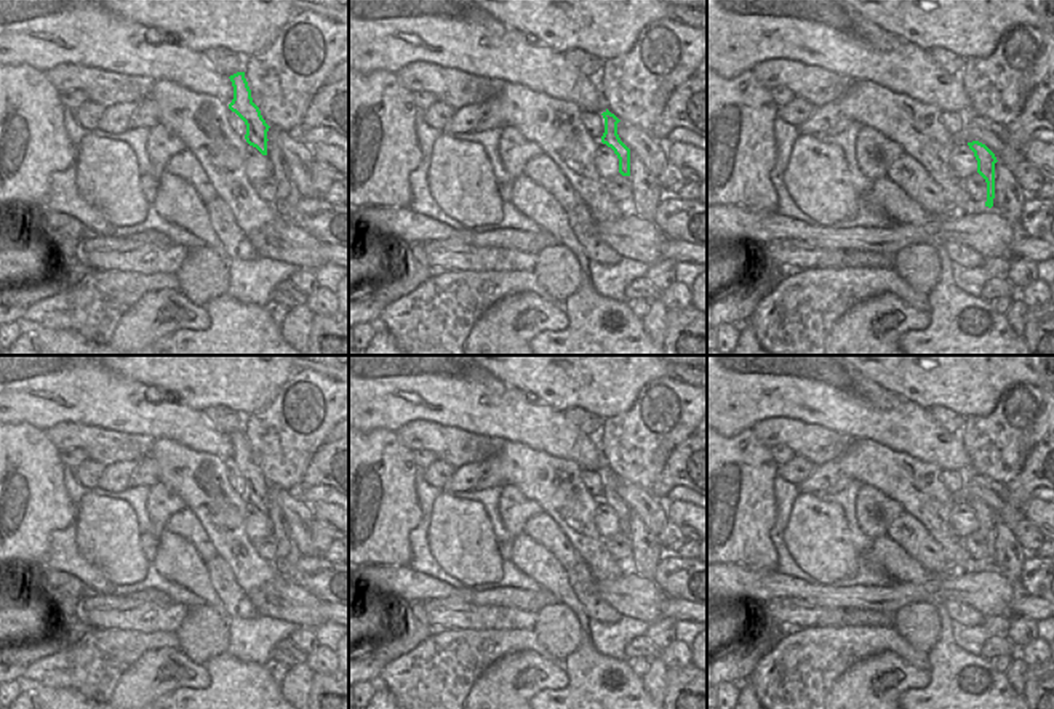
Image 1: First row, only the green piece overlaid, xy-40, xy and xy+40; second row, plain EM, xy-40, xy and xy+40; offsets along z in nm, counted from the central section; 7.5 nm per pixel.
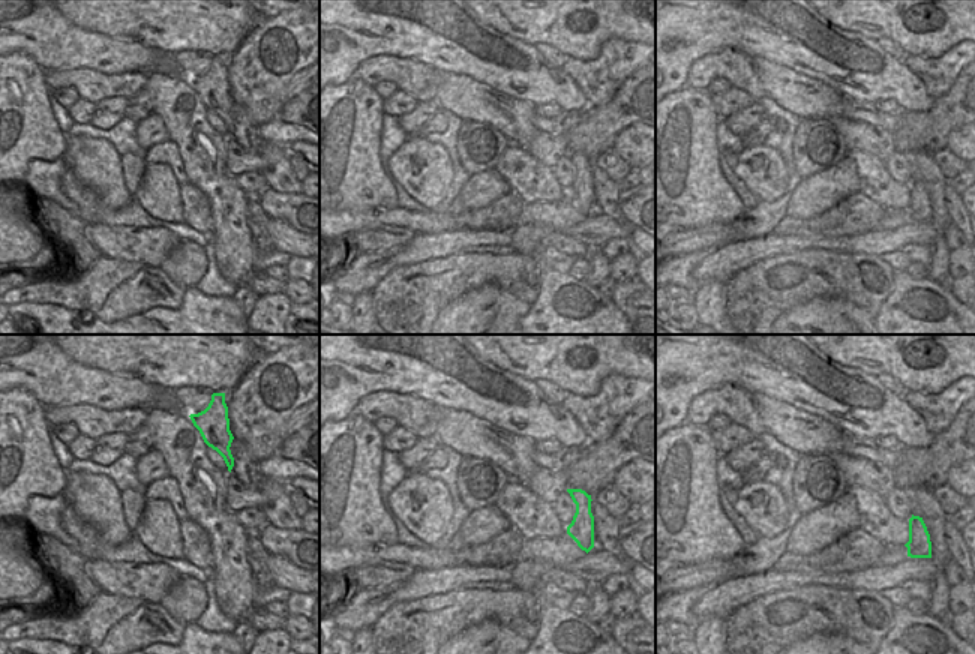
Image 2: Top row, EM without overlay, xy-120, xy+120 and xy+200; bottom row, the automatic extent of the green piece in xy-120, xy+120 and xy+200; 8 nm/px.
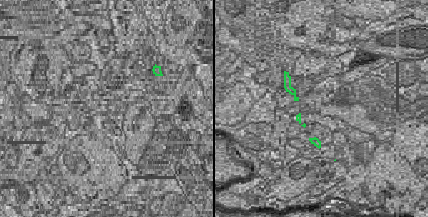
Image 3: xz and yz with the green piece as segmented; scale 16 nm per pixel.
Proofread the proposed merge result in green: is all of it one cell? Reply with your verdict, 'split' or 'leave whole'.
leave whole

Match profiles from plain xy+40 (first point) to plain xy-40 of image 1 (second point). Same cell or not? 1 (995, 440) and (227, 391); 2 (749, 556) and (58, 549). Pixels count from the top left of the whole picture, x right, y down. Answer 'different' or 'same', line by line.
1: different
2: different

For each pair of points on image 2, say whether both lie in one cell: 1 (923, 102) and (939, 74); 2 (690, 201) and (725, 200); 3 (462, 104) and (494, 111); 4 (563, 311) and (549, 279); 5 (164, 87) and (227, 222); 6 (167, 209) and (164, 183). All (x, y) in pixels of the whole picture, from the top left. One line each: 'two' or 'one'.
1: two
2: one
3: one
4: one
5: one
6: one

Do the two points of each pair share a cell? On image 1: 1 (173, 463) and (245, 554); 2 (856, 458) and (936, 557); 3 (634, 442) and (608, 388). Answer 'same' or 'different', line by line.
1: same
2: different
3: different

